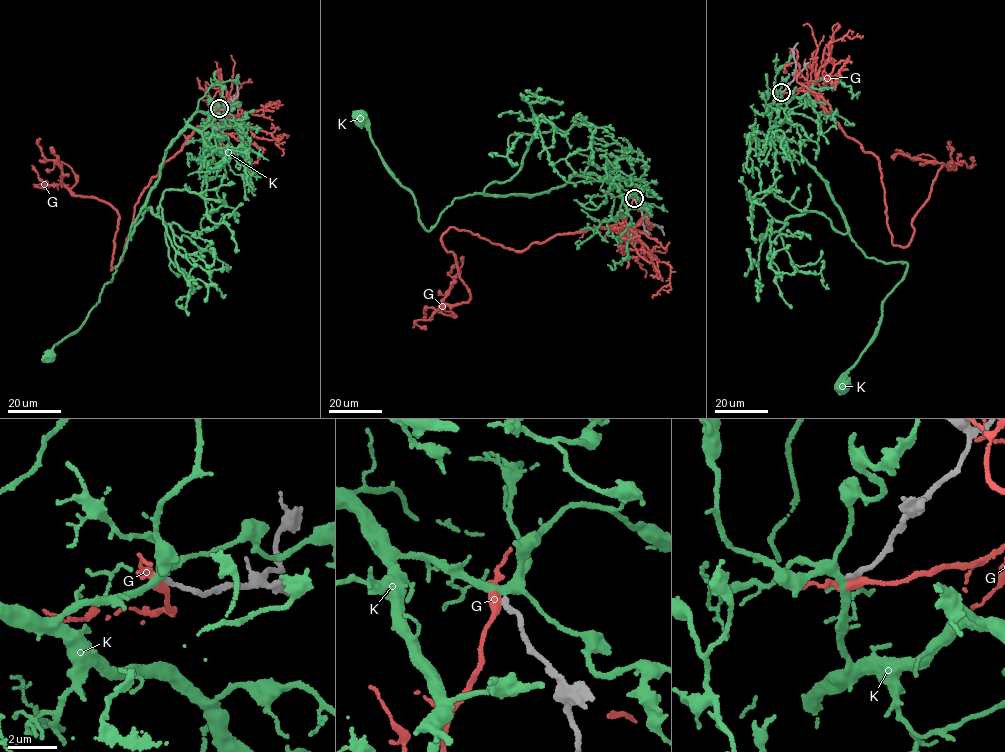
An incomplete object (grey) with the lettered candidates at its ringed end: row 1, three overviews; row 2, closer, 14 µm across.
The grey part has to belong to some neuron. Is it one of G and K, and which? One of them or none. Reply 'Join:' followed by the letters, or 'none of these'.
Join: K

